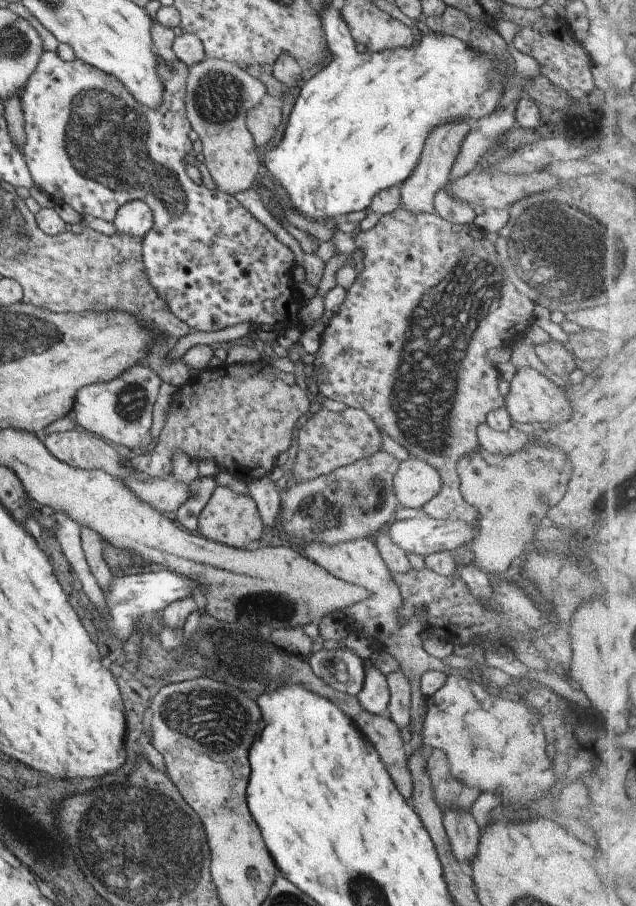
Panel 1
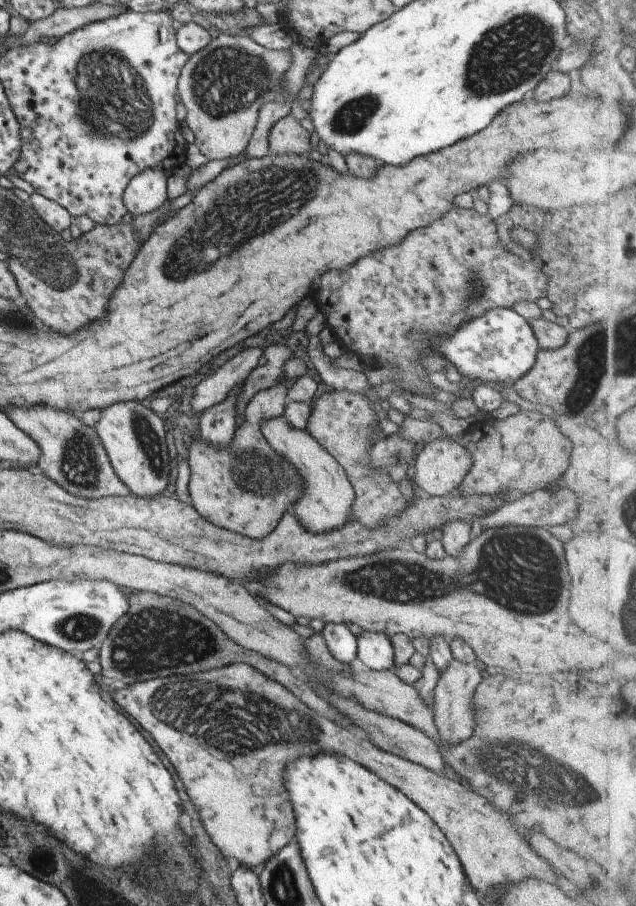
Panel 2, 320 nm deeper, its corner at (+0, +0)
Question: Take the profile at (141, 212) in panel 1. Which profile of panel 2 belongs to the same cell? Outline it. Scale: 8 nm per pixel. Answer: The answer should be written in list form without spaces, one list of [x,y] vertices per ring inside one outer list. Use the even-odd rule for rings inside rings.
[[[143,169],[126,184],[122,201],[133,218],[151,212],[166,200],[165,181],[168,177],[161,169]]]

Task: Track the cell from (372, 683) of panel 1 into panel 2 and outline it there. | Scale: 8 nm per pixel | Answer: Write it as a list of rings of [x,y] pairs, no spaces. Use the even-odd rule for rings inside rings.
[[[362,631],[355,638],[356,664],[374,671],[393,669],[394,652],[385,633]]]

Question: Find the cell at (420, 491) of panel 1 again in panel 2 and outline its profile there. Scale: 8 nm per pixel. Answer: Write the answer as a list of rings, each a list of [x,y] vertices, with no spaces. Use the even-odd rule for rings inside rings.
[[[447,437],[428,440],[414,460],[414,481],[422,494],[443,496],[457,490],[472,463],[469,451]]]

